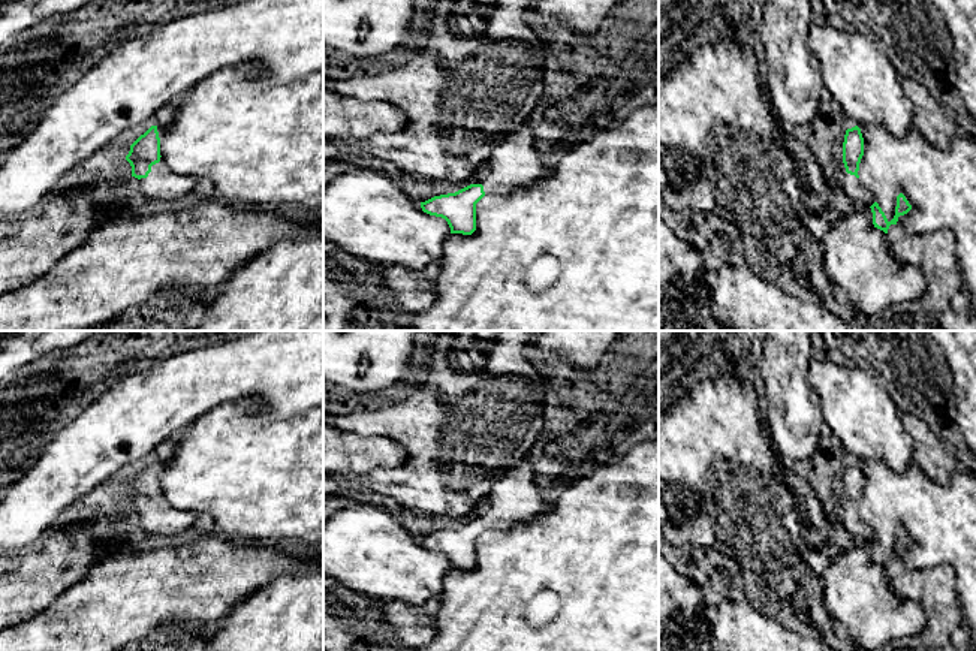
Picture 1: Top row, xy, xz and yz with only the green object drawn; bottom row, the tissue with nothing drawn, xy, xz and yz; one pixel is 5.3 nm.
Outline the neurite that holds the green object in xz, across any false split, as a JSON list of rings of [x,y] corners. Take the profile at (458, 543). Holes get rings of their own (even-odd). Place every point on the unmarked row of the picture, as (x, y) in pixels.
[[[522,461],[494,482],[481,519],[421,537],[422,546],[445,554],[451,569],[472,570],[476,566],[476,539],[485,530],[509,530],[549,507],[540,495],[543,482],[534,473],[533,462]]]

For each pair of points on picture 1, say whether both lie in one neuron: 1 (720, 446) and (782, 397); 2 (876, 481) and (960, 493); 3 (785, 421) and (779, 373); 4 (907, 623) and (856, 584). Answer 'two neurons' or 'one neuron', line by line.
1: two neurons
2: one neuron
3: one neuron
4: one neuron

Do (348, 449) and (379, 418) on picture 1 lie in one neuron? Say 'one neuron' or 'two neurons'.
two neurons

